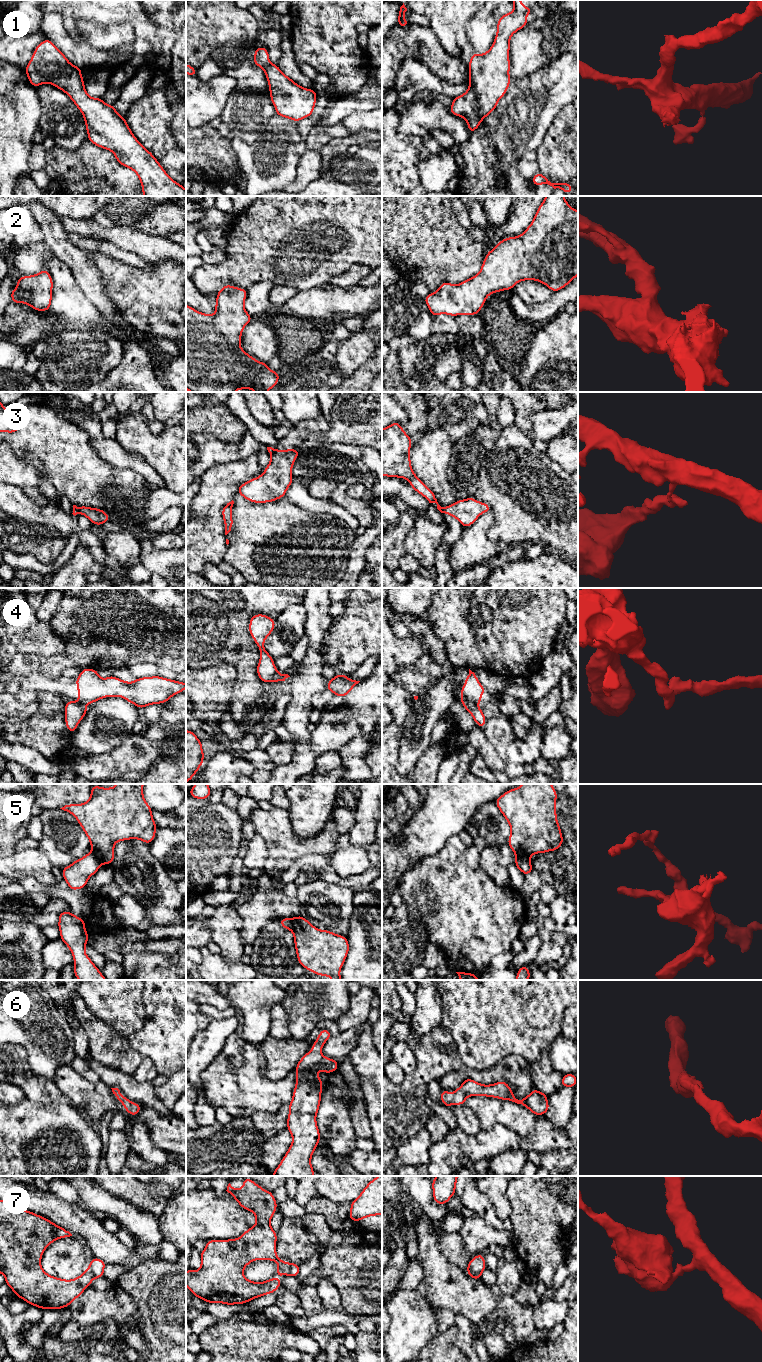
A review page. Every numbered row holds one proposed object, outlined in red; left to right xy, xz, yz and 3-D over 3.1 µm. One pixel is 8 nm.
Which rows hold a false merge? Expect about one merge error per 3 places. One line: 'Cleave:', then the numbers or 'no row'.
Cleave: 3, 4, 5, 7

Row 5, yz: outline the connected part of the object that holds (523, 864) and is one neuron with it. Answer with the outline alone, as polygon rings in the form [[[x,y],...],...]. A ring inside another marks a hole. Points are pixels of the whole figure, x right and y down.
[[[516,857],[514,864],[525,876],[533,871],[530,858],[528,857]]]

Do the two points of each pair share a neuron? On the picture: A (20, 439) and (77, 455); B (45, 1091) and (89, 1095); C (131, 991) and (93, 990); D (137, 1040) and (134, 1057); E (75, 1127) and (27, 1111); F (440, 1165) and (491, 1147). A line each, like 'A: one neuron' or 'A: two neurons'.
A: one neuron
B: two neurons
C: one neuron
D: two neurons
E: one neuron
F: one neuron

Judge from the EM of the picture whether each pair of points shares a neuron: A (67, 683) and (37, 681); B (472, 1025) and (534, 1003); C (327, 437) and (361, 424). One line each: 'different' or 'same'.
A: same
B: same
C: same

